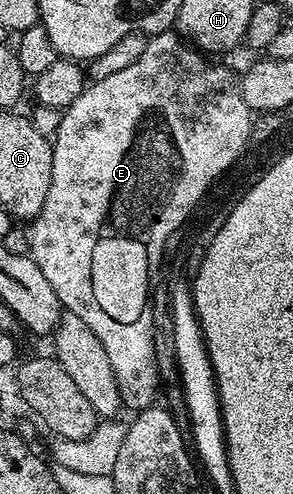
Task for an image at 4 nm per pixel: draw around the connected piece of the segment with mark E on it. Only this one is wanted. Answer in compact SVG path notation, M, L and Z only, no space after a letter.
M176 31L158 32L150 35L145 44L145 49L134 58L130 64L117 68L114 72L106 74L102 80L90 83L71 102L69 108L61 112L61 121L55 135L52 137L53 161L51 162L51 190L47 190L47 202L43 210L28 225L30 250L28 255L43 270L47 282L51 282L51 290L59 298L62 309L65 312L75 314L87 322L89 329L95 333L95 338L103 342L103 350L107 350L107 359L111 361L111 370L115 372L115 386L118 387L119 398L126 409L140 410L154 407L159 396L159 381L157 376L155 346L152 345L152 298L149 295L147 282L149 276L153 276L157 269L150 257L155 255L165 256L167 245L170 243L169 228L181 220L181 215L186 215L186 209L191 210L190 205L197 200L210 177L216 176L221 168L229 164L229 160L237 154L245 140L247 130L254 128L253 116L249 111L247 102L243 102L241 85L238 77L233 76L229 68L221 64L212 64L212 59L206 58L196 47L190 46Z

